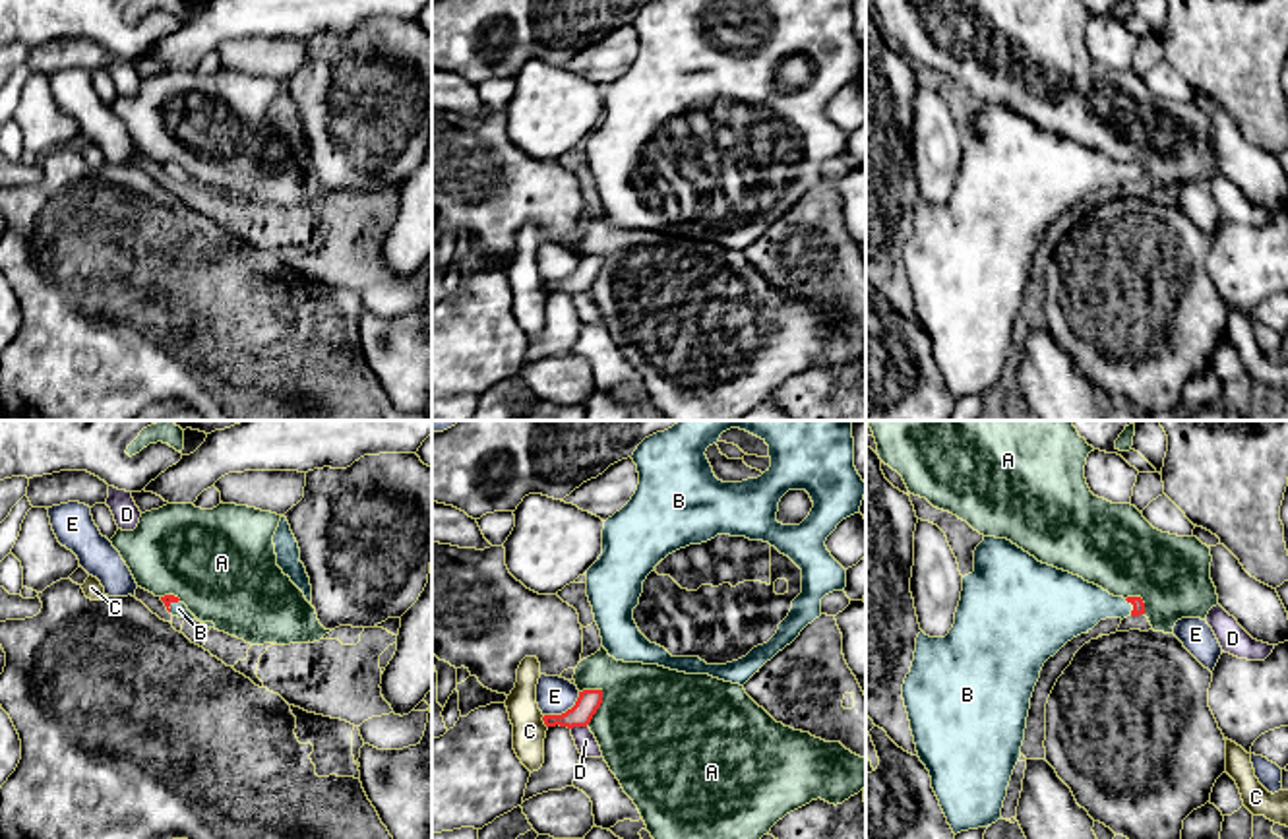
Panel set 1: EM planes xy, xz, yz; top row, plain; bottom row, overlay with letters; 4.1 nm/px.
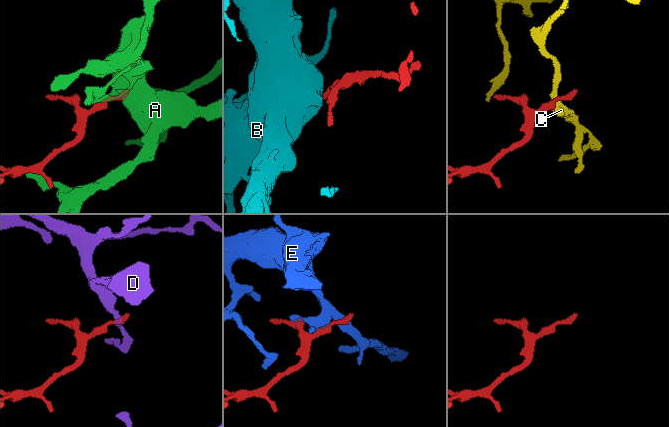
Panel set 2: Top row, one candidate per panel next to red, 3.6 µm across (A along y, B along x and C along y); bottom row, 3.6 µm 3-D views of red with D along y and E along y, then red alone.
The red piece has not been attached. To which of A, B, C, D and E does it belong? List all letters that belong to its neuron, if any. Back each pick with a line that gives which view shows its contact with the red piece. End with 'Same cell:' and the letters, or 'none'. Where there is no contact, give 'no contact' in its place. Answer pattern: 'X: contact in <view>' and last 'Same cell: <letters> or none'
B: contact in yz
Same cell: B

